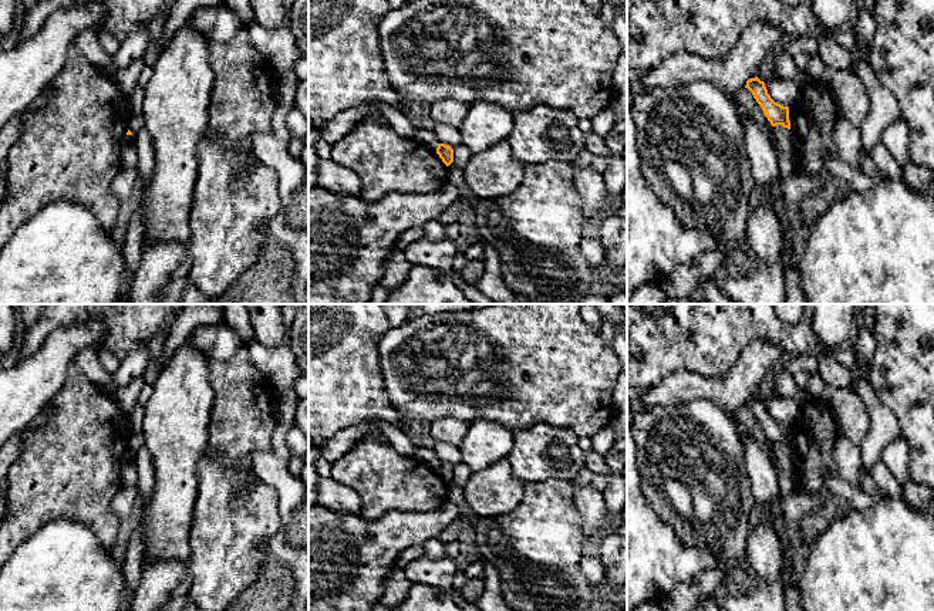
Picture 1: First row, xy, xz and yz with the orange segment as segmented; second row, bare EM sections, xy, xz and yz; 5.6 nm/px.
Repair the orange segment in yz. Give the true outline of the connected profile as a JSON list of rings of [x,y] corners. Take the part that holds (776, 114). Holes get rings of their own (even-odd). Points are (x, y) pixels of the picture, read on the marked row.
[[[758,77],[751,78],[746,81],[745,88],[752,92],[753,98],[761,105],[765,117],[768,118],[772,126],[782,125],[783,128],[790,129],[789,107],[783,107],[775,102],[768,94],[763,81],[761,81]]]

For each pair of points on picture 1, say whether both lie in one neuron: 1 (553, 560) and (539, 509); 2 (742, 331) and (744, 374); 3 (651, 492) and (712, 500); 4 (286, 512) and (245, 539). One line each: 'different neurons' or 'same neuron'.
1: same neuron
2: different neurons
3: same neuron
4: different neurons

